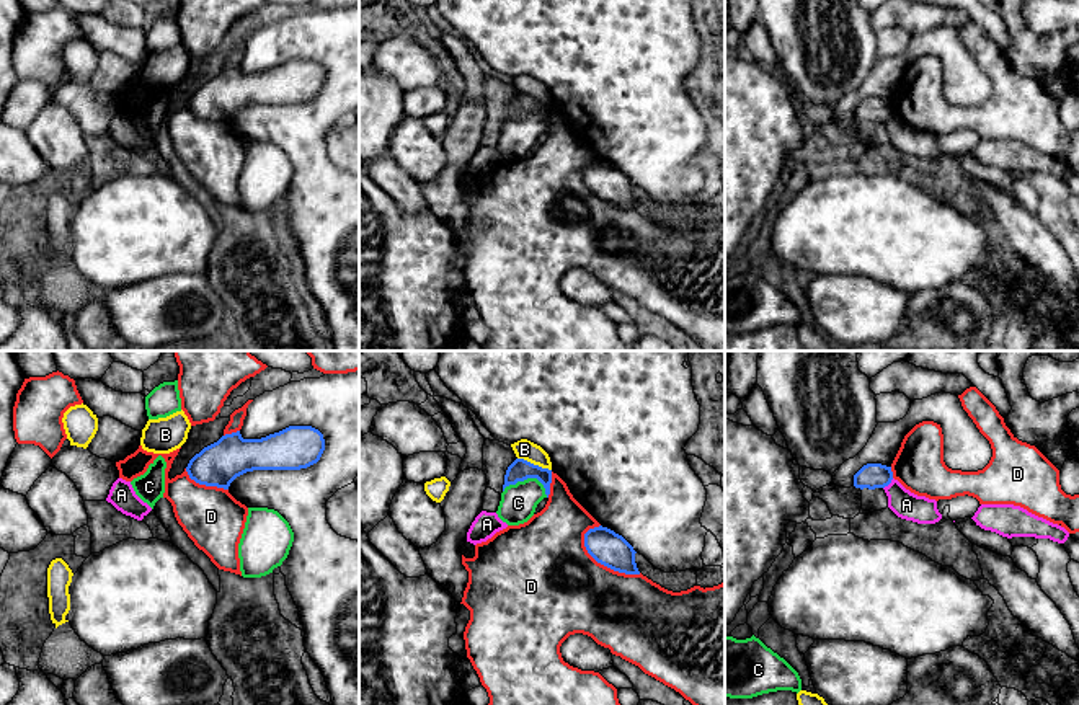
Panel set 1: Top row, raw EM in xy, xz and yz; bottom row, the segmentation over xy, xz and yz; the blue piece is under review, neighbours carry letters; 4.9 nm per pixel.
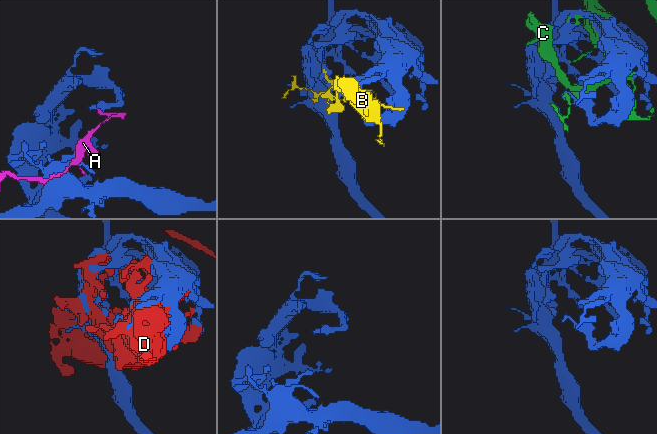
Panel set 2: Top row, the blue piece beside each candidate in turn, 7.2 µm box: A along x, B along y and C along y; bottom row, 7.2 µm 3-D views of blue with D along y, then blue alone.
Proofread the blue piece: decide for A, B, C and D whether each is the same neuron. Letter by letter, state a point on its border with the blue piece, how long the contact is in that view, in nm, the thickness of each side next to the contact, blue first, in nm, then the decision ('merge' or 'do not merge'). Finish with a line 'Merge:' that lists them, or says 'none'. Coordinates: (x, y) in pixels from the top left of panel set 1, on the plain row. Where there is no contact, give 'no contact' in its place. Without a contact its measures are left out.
A: yz (888, 118) | 80 nm | 130/140 nm | do not merge
B: xz (532, 98) | 180 nm | 110/100 nm | do not merge
C: xz (528, 111) | 220 nm | 110/180 nm | do not merge
D: xz (606, 199) | 340 nm | 170/440 nm | do not merge
Merge: none

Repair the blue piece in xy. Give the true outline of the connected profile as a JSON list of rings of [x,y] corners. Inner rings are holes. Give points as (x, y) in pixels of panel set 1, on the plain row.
[[[289,60],[261,73],[243,73],[237,65],[196,88],[186,106],[199,119],[229,124],[246,106],[307,103],[323,85],[323,69],[312,60]]]

